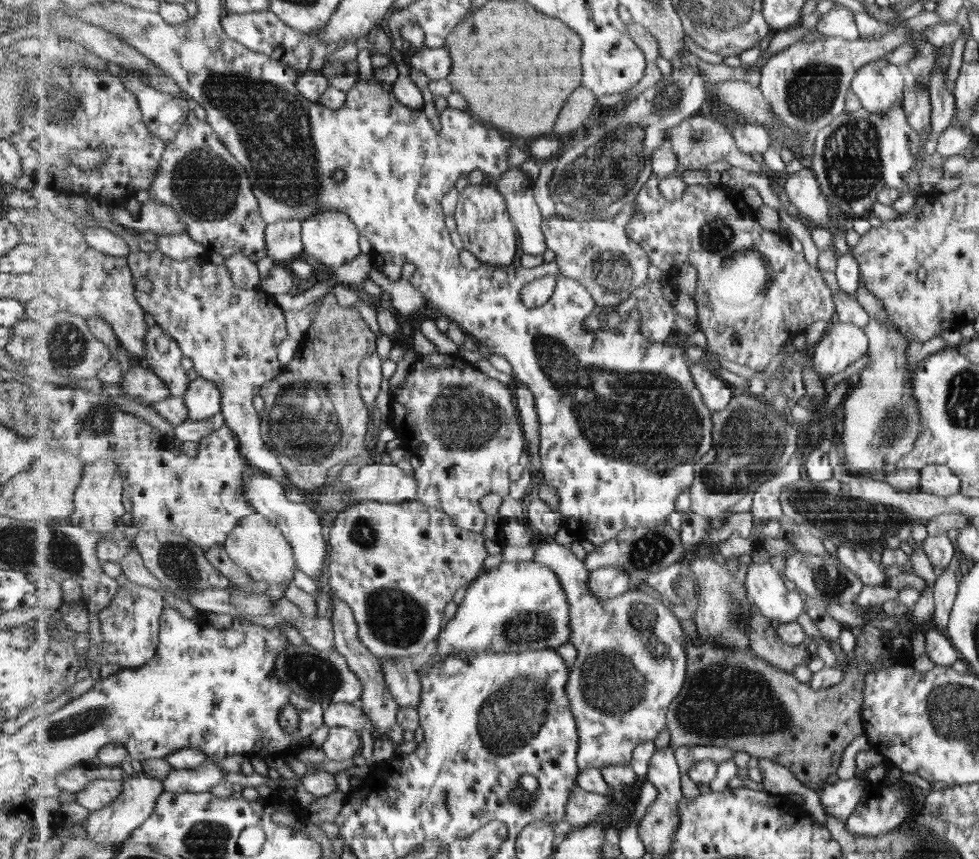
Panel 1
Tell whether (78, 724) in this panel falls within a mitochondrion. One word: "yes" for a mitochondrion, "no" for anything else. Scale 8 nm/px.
yes

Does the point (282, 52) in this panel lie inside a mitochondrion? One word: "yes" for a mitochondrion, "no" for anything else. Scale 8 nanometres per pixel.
no

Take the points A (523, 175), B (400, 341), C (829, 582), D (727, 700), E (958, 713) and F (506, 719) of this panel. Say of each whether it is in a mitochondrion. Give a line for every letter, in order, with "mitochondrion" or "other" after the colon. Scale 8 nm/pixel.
A: other
B: other
C: mitochondrion
D: mitochondrion
E: mitochondrion
F: mitochondrion

